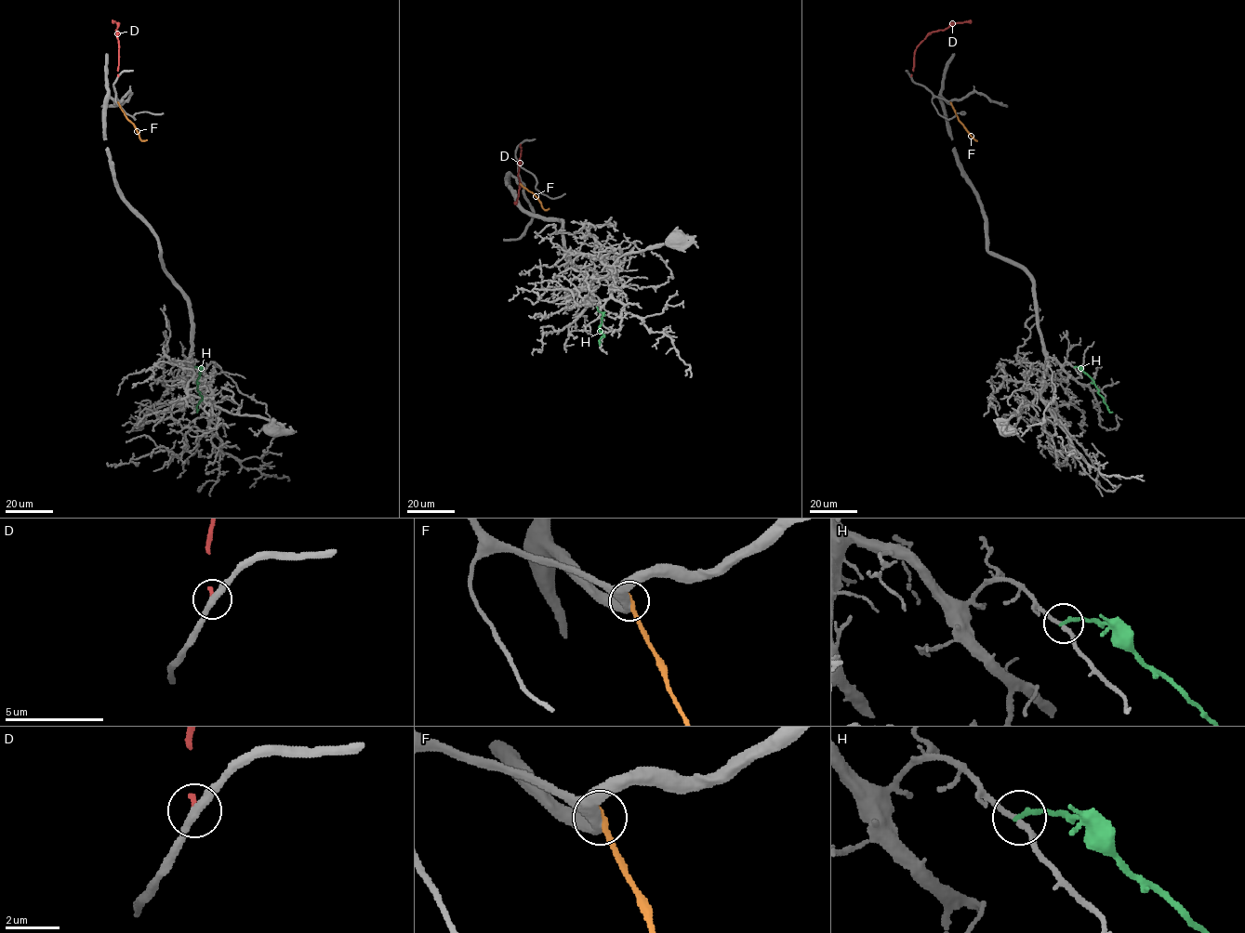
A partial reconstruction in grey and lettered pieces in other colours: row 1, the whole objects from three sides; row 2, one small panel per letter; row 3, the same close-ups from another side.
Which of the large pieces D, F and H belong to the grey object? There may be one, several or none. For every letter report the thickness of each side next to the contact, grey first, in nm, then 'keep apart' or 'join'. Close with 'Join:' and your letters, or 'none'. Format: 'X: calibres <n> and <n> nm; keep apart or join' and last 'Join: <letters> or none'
D: calibres 300 and 150 nm; keep apart
F: calibres 550 and 240 nm; keep apart
H: calibres 220 and 200 nm; keep apart
Join: none

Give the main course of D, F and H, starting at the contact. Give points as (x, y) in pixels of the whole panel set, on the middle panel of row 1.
D: (521, 144), (520, 187), (515, 204)
F: (521, 184), (538, 199), (545, 209), (549, 208)
H: (597, 308), (602, 313), (599, 331), (603, 336), (599, 340), (599, 345)

